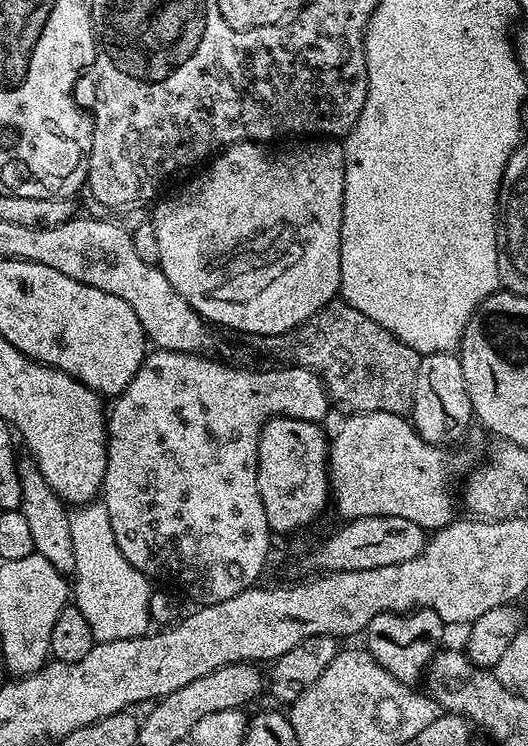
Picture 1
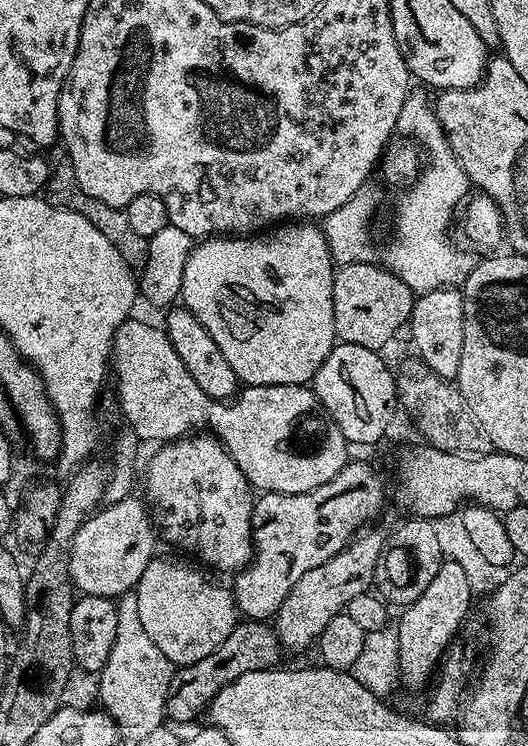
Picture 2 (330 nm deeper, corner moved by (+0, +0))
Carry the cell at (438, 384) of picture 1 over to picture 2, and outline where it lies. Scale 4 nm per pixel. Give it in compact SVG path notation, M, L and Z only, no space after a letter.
M455 287L439 288L438 290L430 290L429 292L417 295L415 304L412 308L410 319L410 328L412 326L412 344L416 347L415 355L426 366L430 366L430 370L434 370L434 374L438 374L441 380L455 381L458 374L458 366L462 366L462 338L464 337L464 294L463 291L457 290Z

